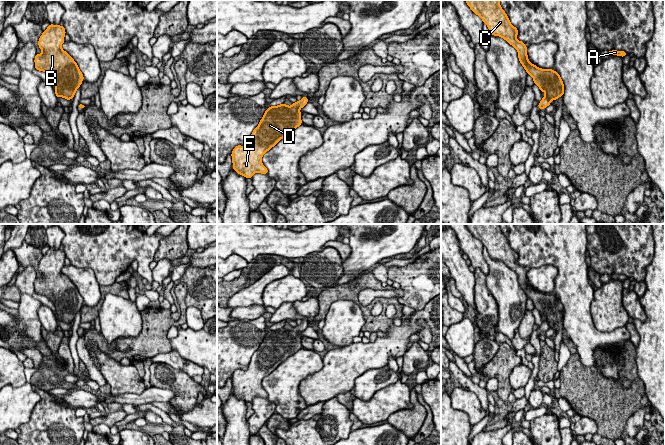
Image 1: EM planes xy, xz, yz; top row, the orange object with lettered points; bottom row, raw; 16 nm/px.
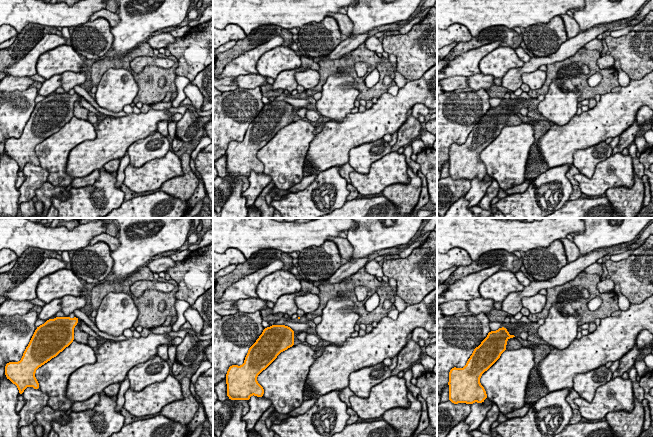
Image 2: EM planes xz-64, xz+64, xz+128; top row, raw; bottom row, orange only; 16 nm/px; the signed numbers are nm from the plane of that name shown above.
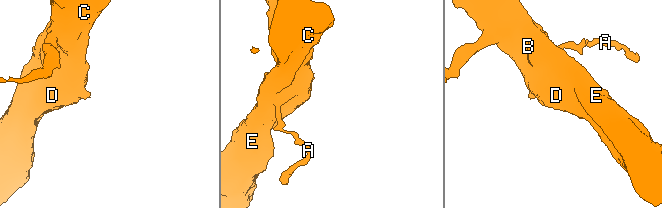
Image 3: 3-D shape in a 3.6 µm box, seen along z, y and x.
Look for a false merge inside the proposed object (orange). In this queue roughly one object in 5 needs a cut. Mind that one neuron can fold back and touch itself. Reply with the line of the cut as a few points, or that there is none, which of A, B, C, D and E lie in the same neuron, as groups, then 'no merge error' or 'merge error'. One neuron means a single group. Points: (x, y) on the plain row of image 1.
cut none; groups A B C D E; no merge error

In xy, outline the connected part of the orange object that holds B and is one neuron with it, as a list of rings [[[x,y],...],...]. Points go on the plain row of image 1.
[[[50,248],[39,262],[41,278],[36,278],[34,292],[43,296],[53,296],[57,322],[70,324],[81,310],[84,300],[74,283],[62,273],[66,255],[64,250]]]

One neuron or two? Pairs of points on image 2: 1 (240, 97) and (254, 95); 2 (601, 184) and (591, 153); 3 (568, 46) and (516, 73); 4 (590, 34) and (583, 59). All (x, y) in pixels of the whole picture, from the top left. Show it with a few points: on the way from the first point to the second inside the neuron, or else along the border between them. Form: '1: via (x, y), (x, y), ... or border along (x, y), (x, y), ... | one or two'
1: via (243, 97), (251, 97) | one
2: border along (611, 154), (597, 164), (590, 177), (579, 173) | two
3: via (555, 57), (535, 62), (529, 66) | one
4: border along (582, 47), (562, 60) | two

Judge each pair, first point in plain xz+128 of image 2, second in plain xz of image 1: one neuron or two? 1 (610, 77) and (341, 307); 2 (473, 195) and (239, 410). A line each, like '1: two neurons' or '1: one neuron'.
1: two neurons
2: two neurons

